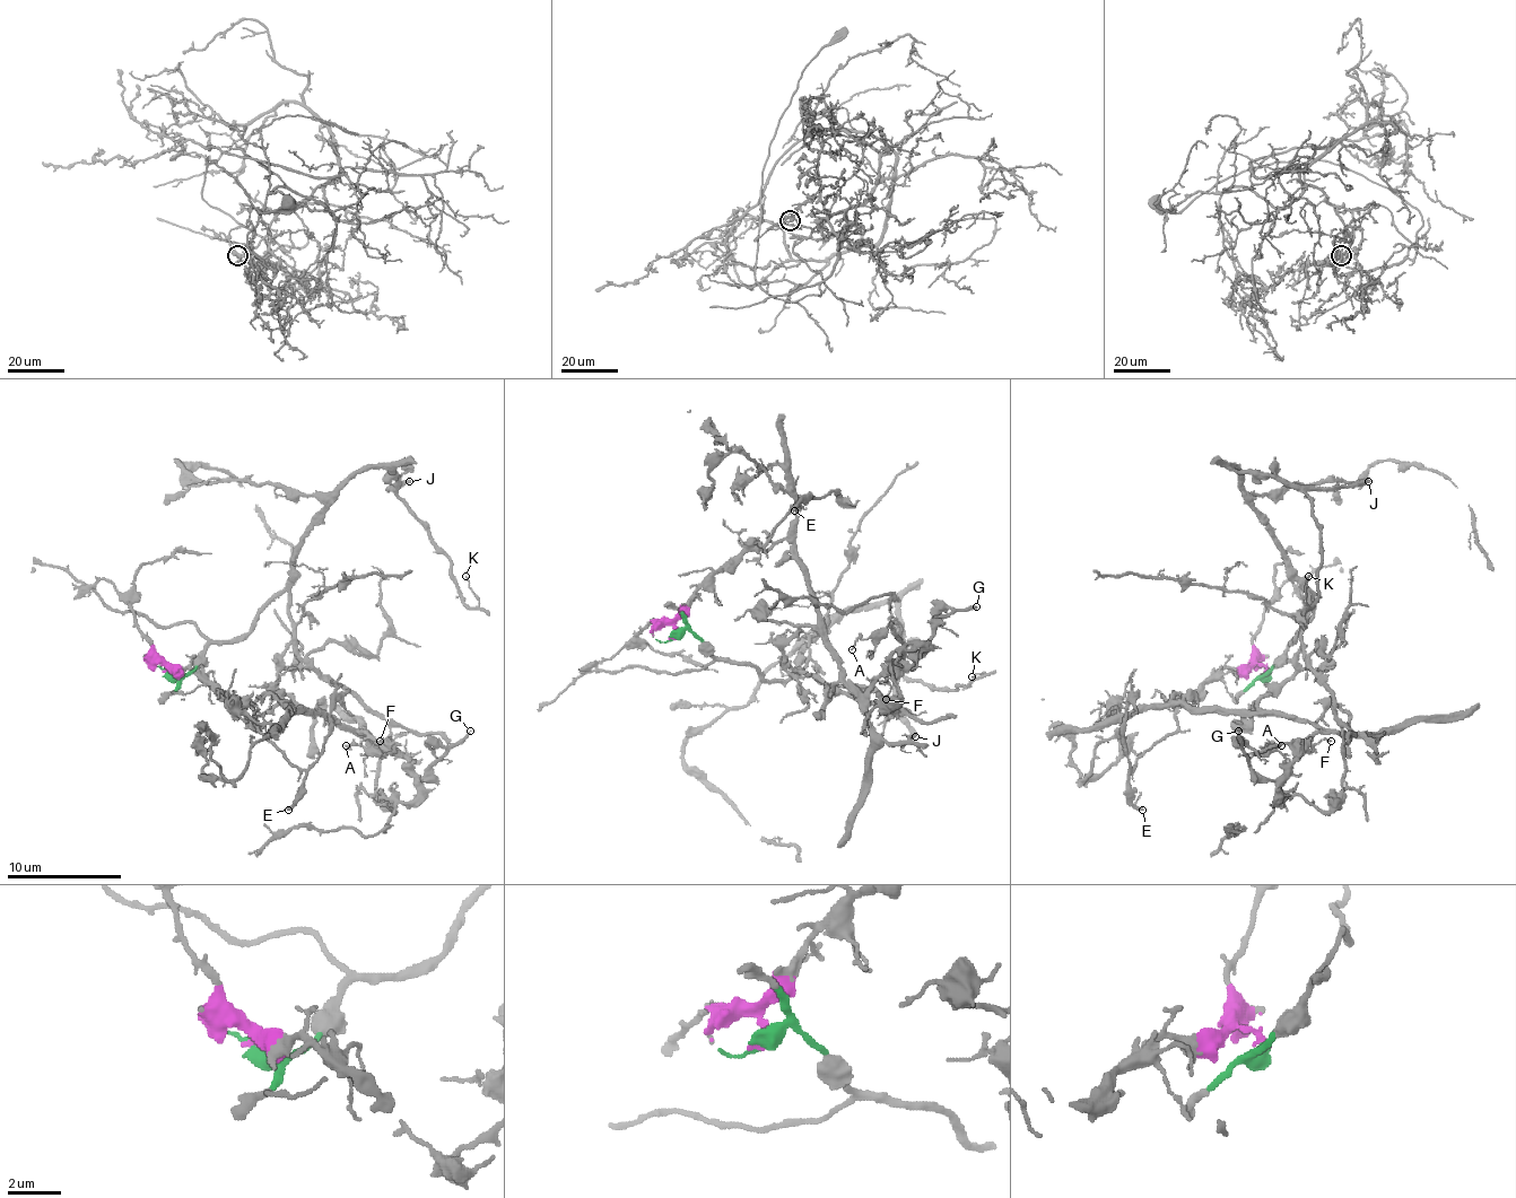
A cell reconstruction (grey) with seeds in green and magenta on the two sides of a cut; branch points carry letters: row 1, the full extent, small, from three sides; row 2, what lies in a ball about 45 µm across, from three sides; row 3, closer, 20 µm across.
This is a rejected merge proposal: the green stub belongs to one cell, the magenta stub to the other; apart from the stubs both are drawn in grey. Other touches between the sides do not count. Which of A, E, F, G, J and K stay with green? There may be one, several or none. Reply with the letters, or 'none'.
J, K

